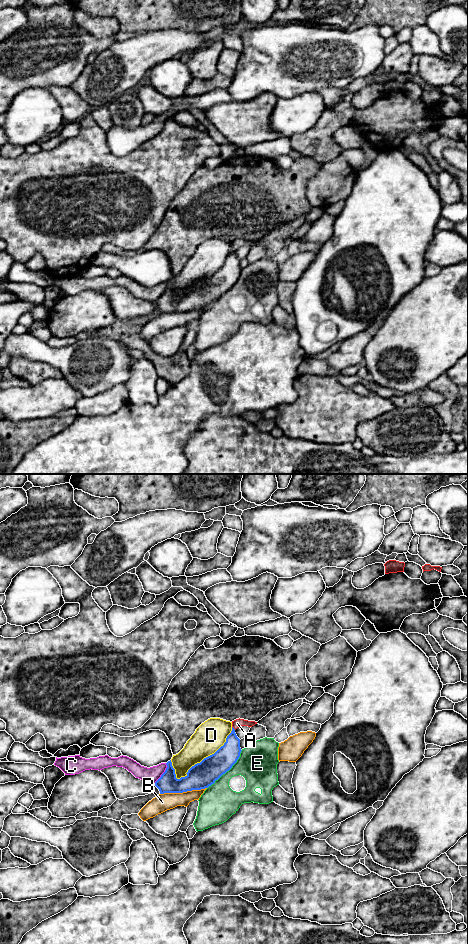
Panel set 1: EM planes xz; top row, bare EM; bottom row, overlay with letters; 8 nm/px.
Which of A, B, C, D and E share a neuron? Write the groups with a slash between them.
A / B / C / D / E

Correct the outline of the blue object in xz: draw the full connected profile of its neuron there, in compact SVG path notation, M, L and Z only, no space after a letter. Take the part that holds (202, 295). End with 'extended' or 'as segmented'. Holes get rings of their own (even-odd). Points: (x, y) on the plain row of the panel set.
M244 239L232 241L232 251L227 256L226 262L214 274L204 278L200 283L192 286L185 297L176 298L175 289L171 280L166 283L167 288L155 302L160 314L183 313L192 310L208 308L223 294L229 291L240 277L240 259L235 250L241 246L252 247L257 242Z; extended

